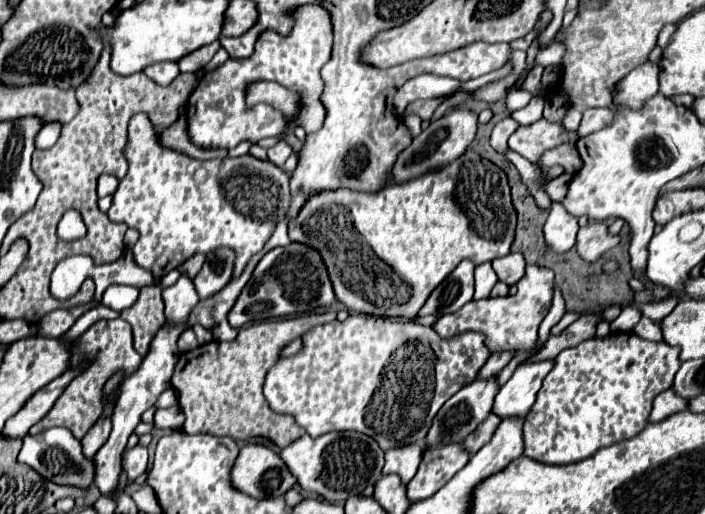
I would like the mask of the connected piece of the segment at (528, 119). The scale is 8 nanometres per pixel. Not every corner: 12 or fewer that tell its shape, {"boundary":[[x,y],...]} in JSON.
{"boundary":[[535,95],[527,107],[513,111],[521,125],[531,125],[541,119],[541,95]]}

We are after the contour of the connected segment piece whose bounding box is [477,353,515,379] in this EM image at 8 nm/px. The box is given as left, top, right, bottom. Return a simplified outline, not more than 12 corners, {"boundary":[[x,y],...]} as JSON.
{"boundary":[[493,353],[477,379],[493,379],[515,353]]}

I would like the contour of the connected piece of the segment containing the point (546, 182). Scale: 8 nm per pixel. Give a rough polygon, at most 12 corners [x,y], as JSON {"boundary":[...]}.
{"boundary":[[543,171],[543,189],[551,201],[563,201],[571,175],[549,179]]}

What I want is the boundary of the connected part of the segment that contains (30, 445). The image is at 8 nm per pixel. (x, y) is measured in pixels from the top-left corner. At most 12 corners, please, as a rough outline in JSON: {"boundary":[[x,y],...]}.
{"boundary":[[65,427],[25,435],[19,461],[55,483],[87,487],[93,461]]}

